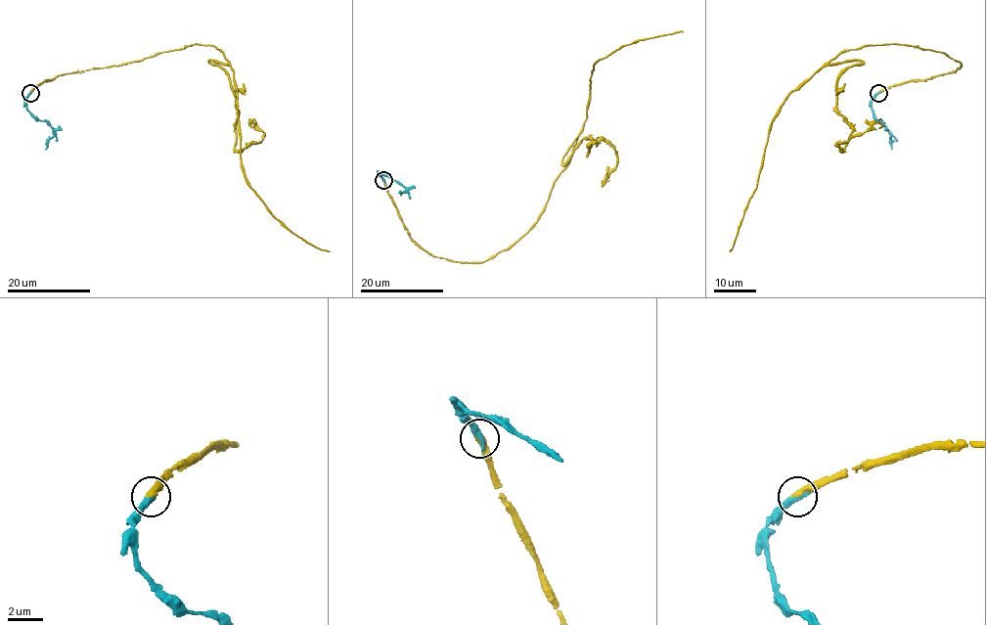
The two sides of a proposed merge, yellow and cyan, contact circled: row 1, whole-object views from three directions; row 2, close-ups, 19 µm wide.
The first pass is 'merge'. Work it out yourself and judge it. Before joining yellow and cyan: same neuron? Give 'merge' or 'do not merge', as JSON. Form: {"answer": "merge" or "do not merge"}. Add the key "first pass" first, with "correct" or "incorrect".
{"first pass": "correct", "answer": "merge"}

